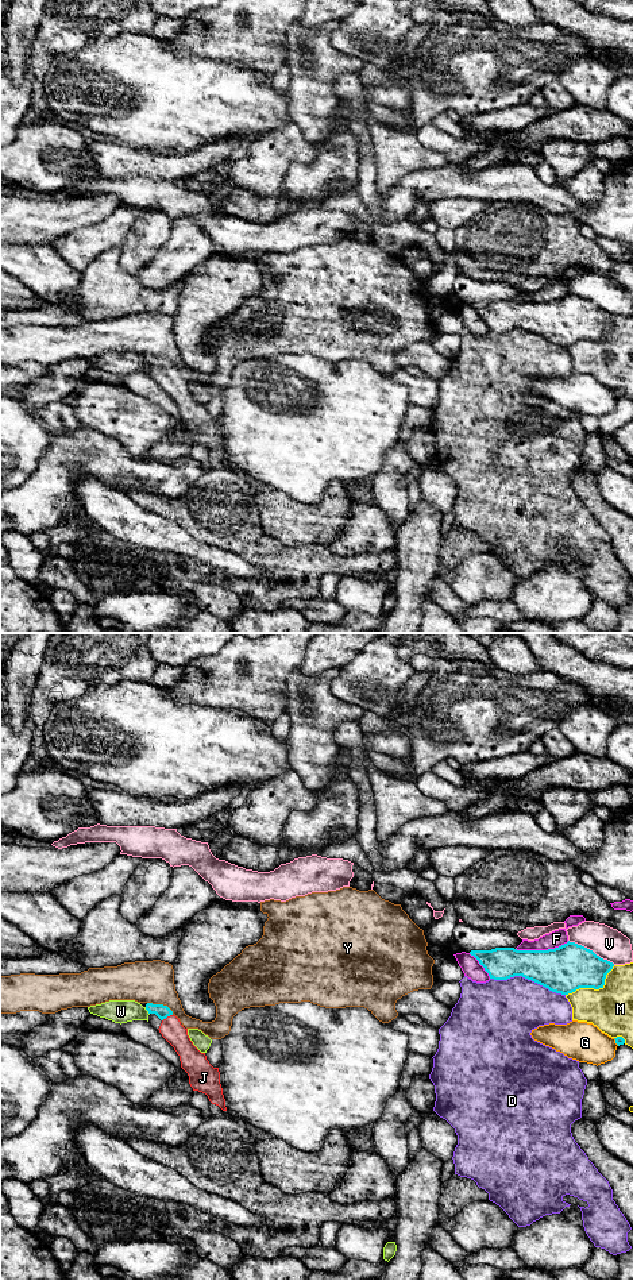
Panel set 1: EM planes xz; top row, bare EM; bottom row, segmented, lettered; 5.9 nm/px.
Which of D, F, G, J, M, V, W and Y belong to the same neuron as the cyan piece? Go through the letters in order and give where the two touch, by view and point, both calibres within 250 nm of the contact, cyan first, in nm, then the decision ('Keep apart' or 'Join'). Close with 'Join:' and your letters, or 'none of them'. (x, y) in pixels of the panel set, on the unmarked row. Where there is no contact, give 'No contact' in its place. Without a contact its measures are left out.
D: Touches cyan at xz (528, 331). Thickness 280 nm (cyan) against 400 nm. Keep apart
F: Touches cyan at xz (541, 303). Thickness 280 nm (cyan) against 100 nm. Keep apart
G: Touches cyan at xz (616, 394). Thickness 50 nm (cyan) against 240 nm. Keep apart
J: Touches cyan at xz (166, 369). Thickness 80 nm (cyan) against 140 nm. Join
M: Touches cyan at xz (594, 340). Thickness 280 nm (cyan) against 280 nm. Keep apart
V: Touches cyan at xz (591, 303). Thickness 280 nm (cyan) against 190 nm. Keep apart
W: Touches cyan at xz (147, 362). Thickness 80 nm (cyan) against 140 nm. Keep apart
Y: Touches cyan at xz (161, 357). Thickness 80 nm (cyan) against 260 nm. Keep apart
Join: J

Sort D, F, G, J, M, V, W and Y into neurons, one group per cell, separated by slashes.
D / F / G / J / M / V / W / Y

